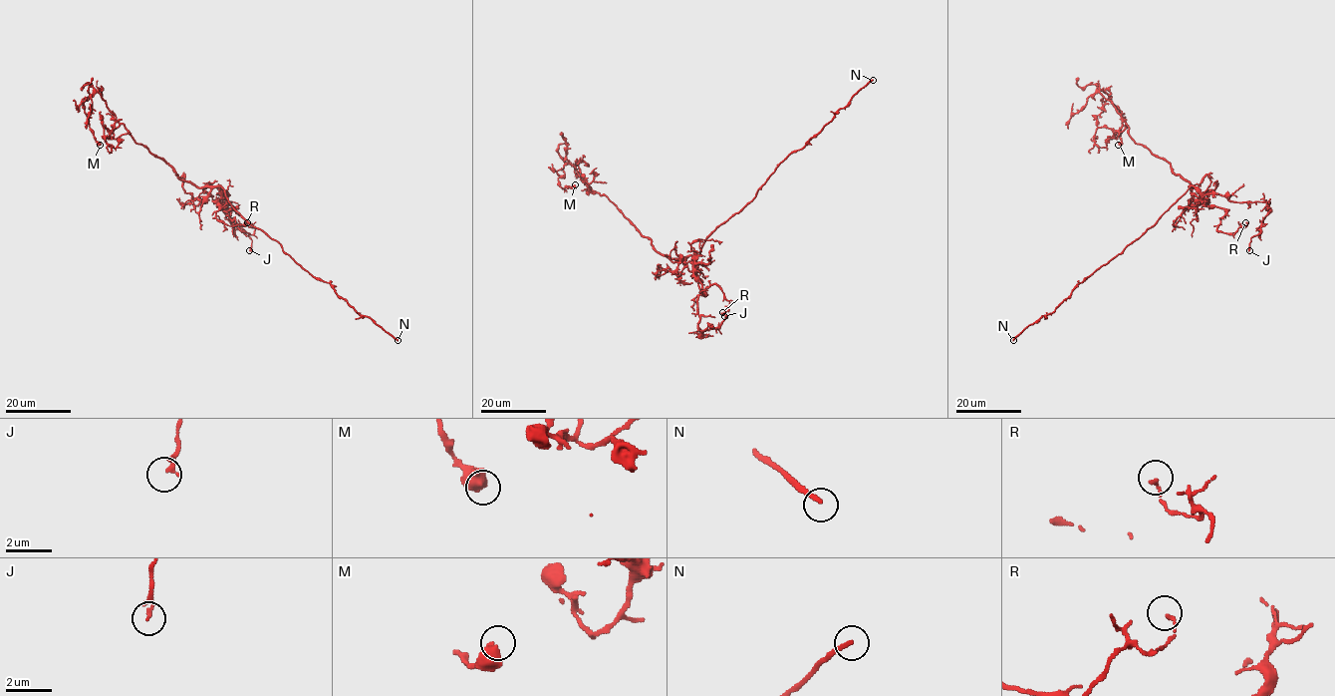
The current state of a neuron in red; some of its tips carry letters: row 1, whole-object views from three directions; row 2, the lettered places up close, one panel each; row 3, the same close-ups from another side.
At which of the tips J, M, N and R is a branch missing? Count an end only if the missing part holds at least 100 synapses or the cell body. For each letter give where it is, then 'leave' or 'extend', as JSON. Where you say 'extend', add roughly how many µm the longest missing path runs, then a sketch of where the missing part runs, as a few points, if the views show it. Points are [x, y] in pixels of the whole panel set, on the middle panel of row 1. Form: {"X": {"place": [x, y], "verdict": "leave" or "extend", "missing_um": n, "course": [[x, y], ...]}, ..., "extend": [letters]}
{"J": {"place": [724, 316], "verdict": "leave"}, "M": {"place": [575, 184], "verdict": "leave"}, "N": {"place": [873, 80], "verdict": "extend", "missing_um": 25, "course": [[873, 80], [882, 71], [895, 44], [898, 24], [893, 18]]}, "R": {"place": [722, 312], "verdict": "leave"}, "extend": ["N"]}

